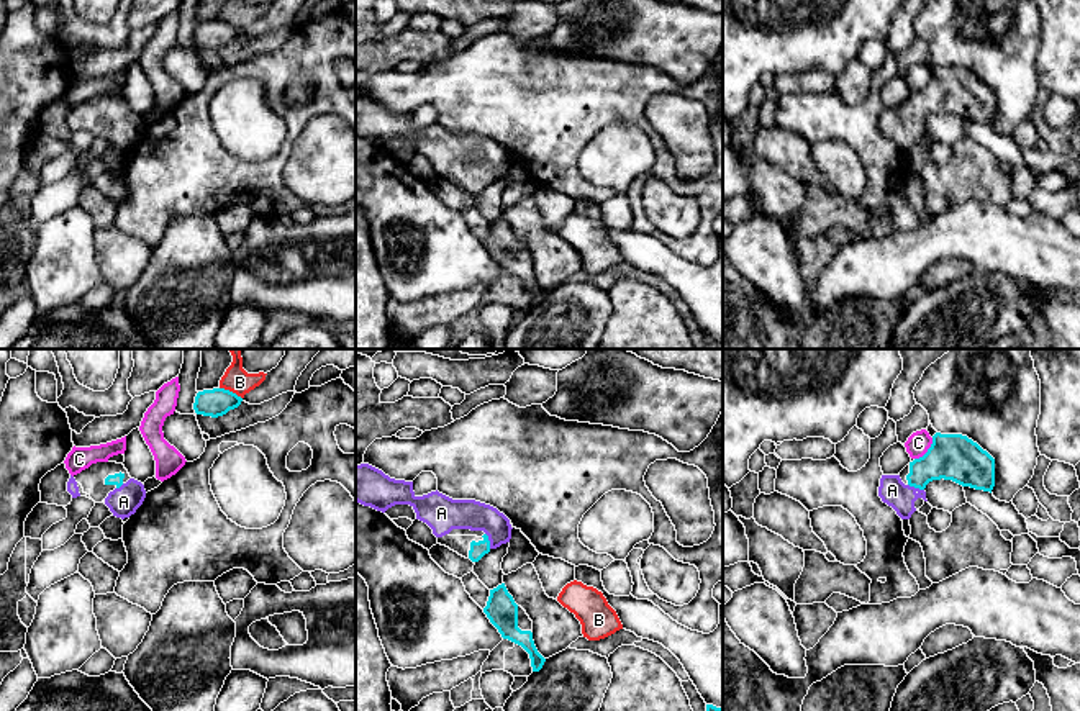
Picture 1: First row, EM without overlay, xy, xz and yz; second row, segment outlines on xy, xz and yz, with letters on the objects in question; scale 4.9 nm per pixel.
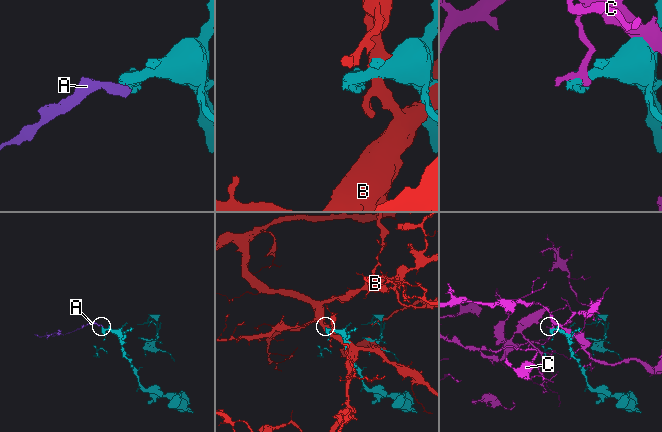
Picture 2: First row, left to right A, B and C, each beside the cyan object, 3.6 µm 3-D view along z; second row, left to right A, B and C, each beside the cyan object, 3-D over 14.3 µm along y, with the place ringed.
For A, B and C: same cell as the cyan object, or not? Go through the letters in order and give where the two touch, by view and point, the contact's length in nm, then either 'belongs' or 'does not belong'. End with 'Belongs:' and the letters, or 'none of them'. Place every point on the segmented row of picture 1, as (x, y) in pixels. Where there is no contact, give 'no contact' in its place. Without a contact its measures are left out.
A: contact yz (916, 487); length 90 nm; belongs
B: contact xy (231, 392); length 130 nm; does not belong
C: contact yz (928, 451); length 140 nm; does not belong
Belongs: A

